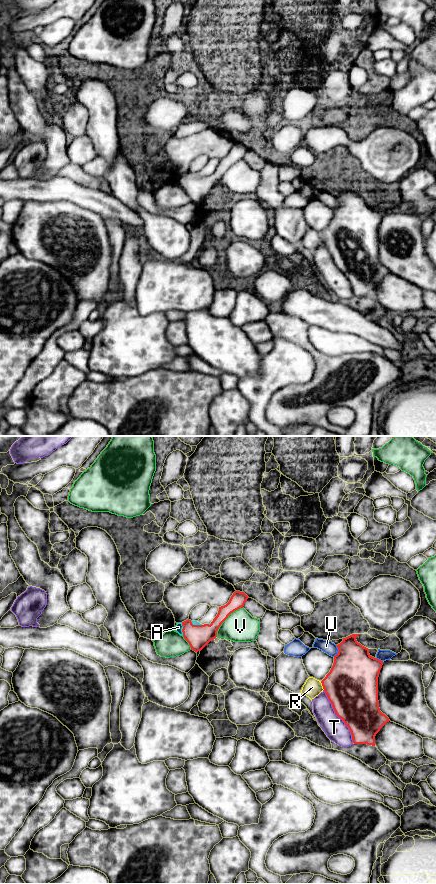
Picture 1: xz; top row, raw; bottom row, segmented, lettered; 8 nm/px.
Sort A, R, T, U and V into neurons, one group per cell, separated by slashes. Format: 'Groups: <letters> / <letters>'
Groups: A / R / T / U / V

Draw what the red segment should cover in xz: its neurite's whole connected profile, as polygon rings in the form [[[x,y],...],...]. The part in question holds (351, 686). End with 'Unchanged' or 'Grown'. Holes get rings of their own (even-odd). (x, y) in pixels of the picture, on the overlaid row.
[[[352,634],[336,645],[338,654],[334,656],[334,663],[330,672],[321,681],[323,689],[332,704],[335,714],[343,720],[349,728],[354,744],[367,744],[375,746],[375,736],[380,729],[389,722],[389,718],[380,711],[378,701],[378,677],[383,661],[372,657],[369,649],[357,642],[356,637],[360,634]]]. Unchanged

